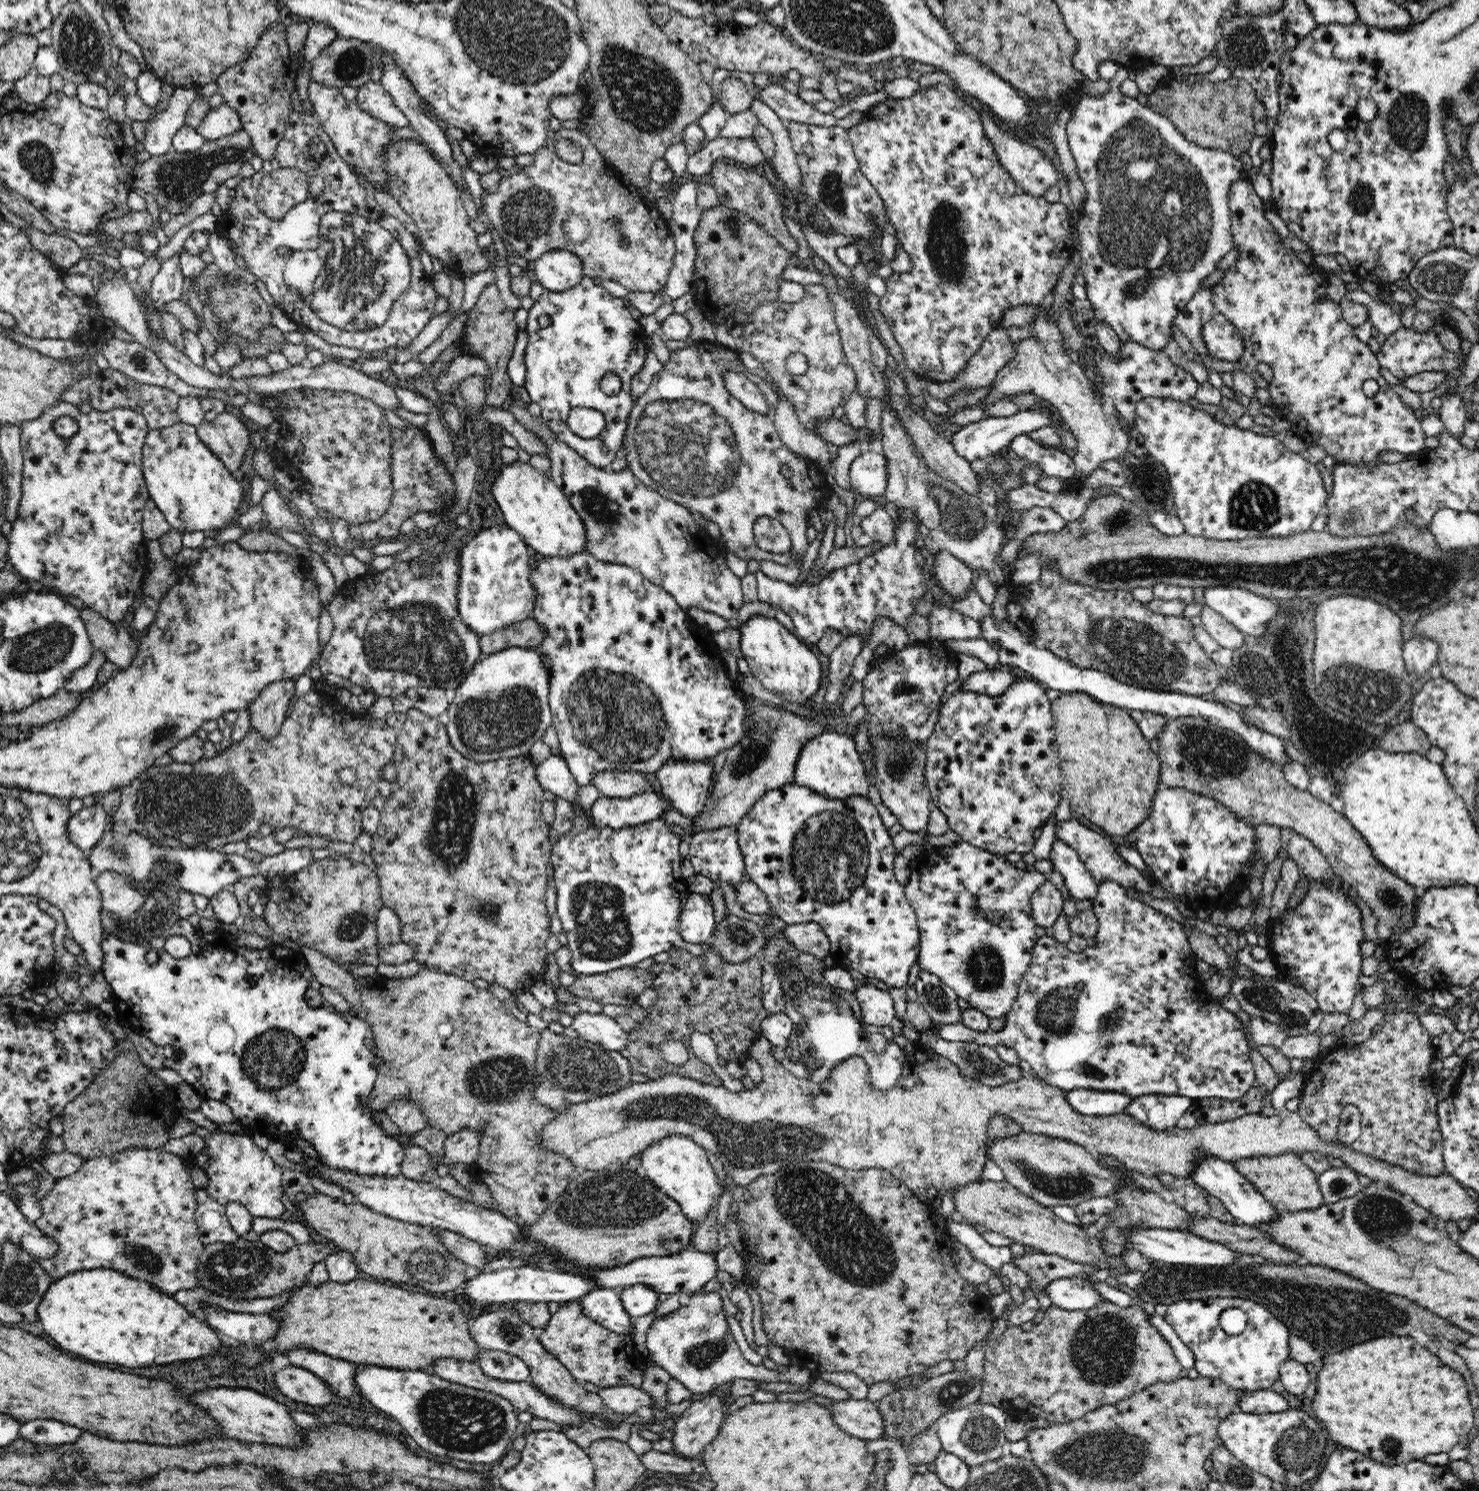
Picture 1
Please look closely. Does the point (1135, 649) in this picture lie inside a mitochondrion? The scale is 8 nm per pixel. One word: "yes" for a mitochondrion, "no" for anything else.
yes

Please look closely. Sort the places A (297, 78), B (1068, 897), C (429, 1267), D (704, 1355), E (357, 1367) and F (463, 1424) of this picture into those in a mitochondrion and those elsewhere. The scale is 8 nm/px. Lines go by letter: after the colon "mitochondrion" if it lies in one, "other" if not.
A: other
B: other
C: mitochondrion
D: mitochondrion
E: other
F: mitochondrion

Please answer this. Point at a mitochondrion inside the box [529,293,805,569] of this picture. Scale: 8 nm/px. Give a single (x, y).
(687, 445)

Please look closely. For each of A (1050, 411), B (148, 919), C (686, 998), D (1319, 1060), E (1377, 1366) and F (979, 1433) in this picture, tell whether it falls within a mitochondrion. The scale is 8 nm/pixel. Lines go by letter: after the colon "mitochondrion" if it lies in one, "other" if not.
A: other
B: mitochondrion
C: other
D: other
E: other
F: mitochondrion

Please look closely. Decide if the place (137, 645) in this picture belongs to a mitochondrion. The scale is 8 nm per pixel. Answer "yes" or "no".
no

